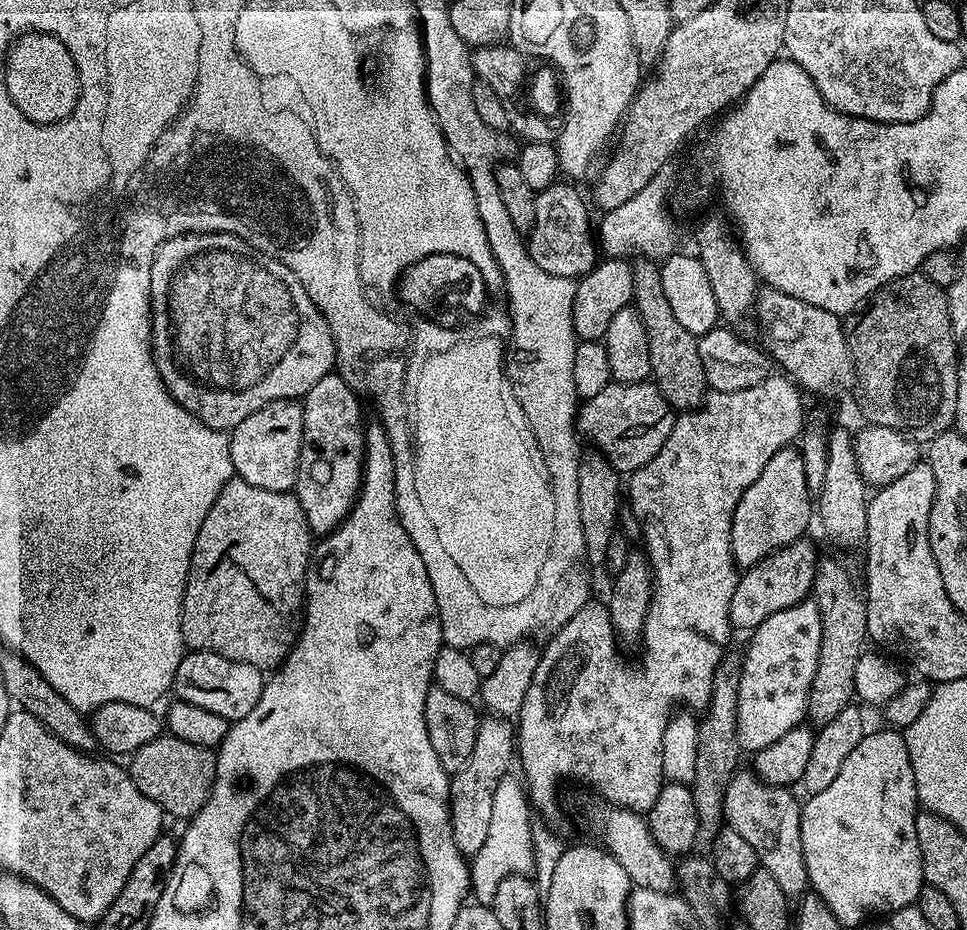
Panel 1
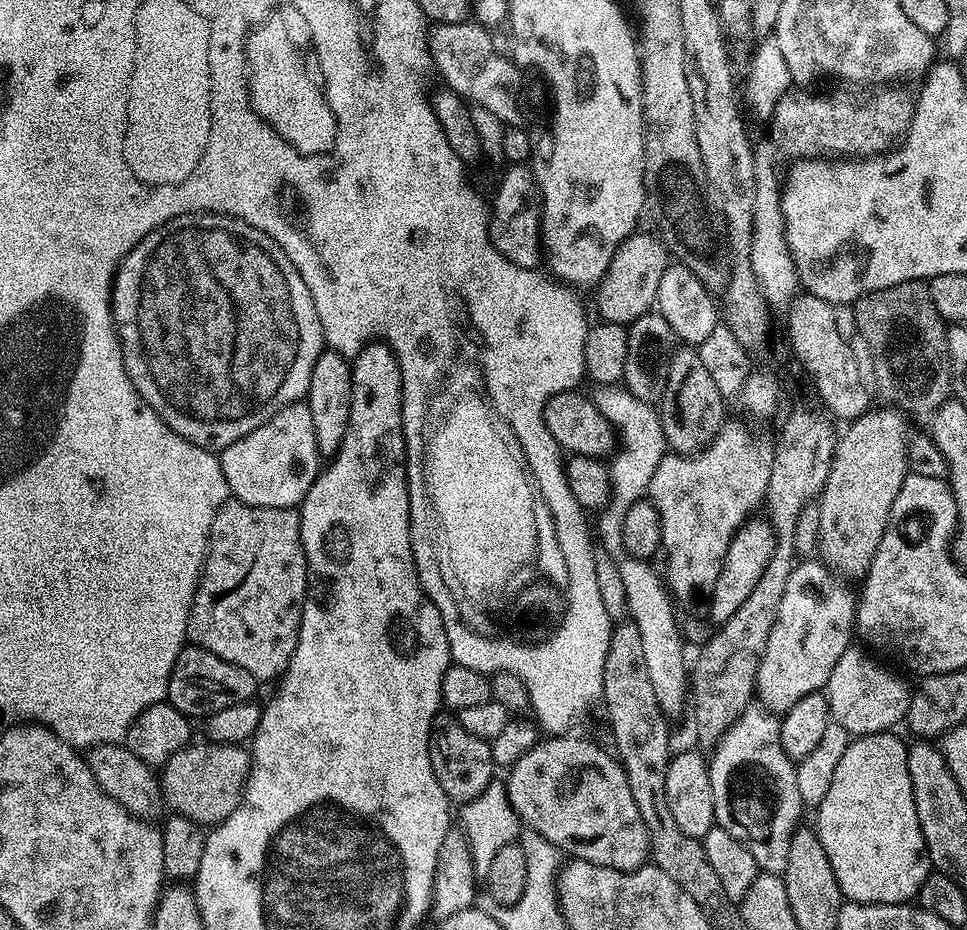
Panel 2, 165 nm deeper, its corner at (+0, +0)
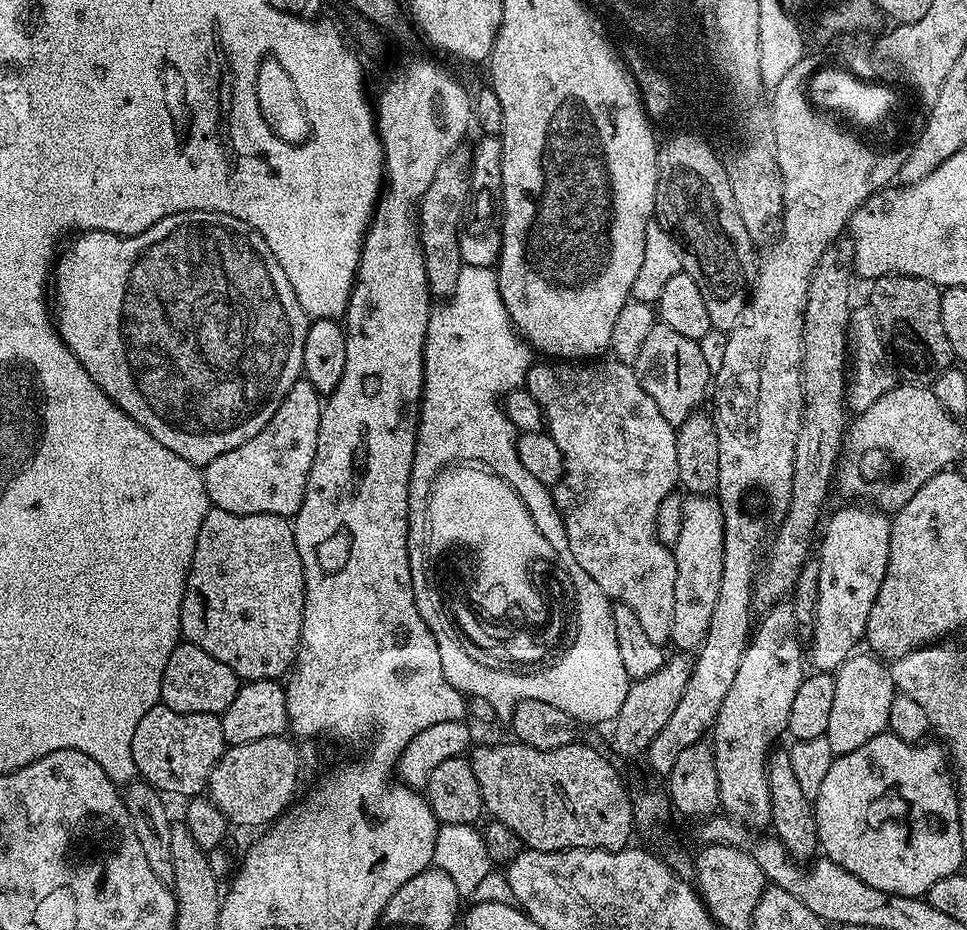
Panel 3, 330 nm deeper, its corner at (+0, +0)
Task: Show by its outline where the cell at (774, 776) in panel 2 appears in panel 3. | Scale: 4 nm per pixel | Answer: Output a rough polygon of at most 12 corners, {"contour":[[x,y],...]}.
{"contour":[[791,602],[759,617],[710,729],[723,815],[772,822],[768,754],[806,675]]}

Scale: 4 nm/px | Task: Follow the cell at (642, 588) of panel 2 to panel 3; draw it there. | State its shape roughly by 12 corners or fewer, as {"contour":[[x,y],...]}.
{"contour":[[533,363],[570,551],[650,642],[677,429],[631,364]]}

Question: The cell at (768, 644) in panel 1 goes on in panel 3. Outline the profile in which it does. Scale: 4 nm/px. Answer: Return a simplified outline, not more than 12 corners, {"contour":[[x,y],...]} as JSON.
{"contour":[[852,502],[818,540],[810,664],[864,640],[890,554],[889,513]]}

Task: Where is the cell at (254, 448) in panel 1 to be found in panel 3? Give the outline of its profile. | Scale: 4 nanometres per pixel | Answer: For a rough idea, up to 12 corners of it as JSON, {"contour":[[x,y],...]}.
{"contour":[[290,386],[274,418],[203,465],[211,507],[295,517],[322,393]]}

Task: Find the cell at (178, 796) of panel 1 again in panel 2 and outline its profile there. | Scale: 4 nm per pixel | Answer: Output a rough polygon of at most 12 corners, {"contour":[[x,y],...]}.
{"contour":[[189,743],[162,766],[175,815],[215,826],[240,804],[243,745]]}

